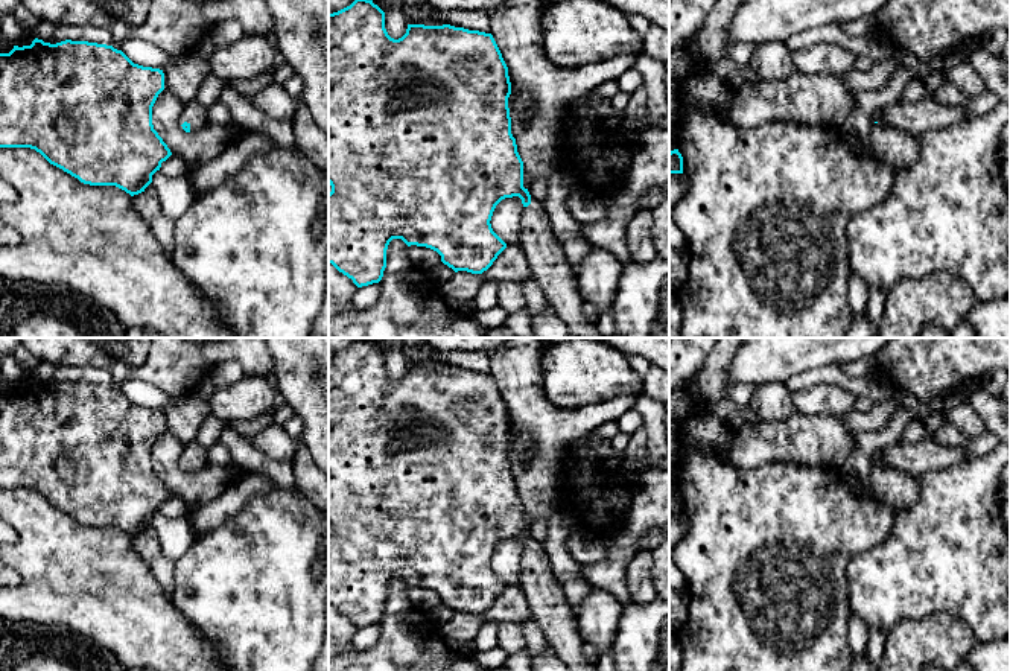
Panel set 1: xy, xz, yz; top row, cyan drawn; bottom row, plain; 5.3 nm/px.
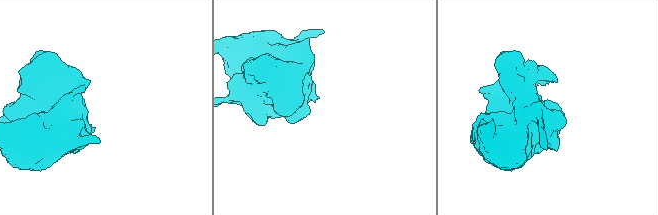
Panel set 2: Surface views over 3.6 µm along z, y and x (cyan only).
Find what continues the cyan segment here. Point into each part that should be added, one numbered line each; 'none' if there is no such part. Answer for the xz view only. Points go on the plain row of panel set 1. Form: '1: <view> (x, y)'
1: xz (549, 607)

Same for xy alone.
1: xy (193, 454)

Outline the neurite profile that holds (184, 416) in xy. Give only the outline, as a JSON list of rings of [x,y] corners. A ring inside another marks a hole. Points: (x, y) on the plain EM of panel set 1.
[[[198,394],[173,397],[163,414],[164,431],[172,432],[184,446],[195,441],[204,420],[213,415],[210,402]]]

